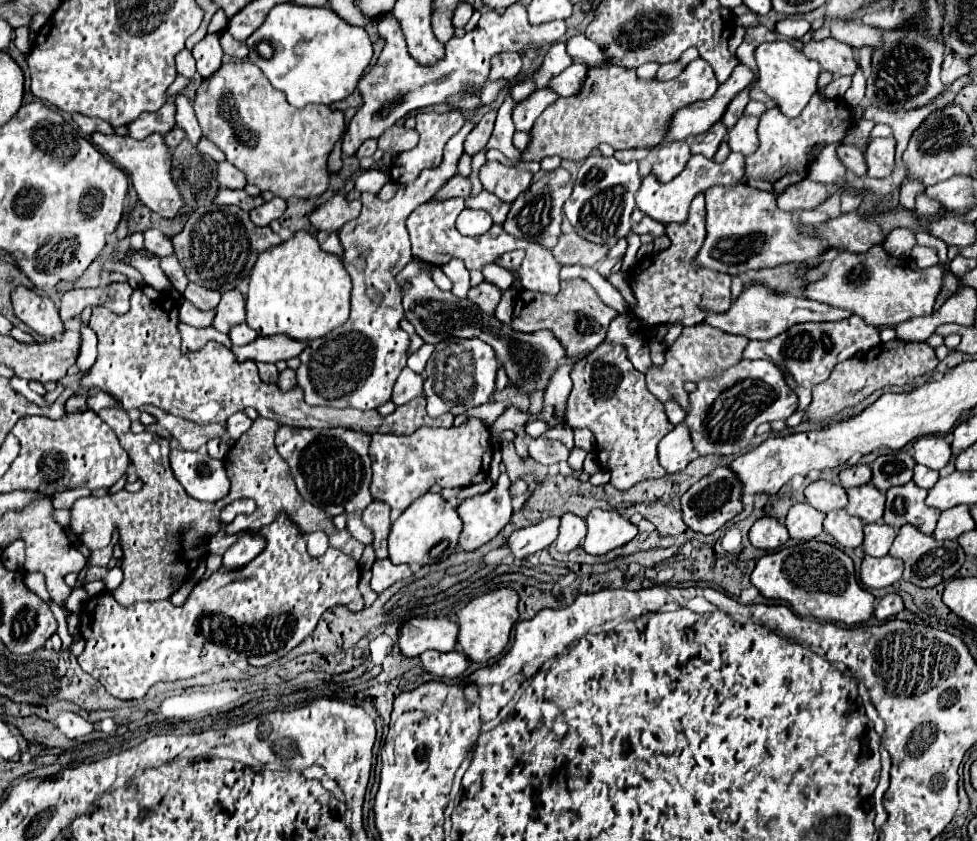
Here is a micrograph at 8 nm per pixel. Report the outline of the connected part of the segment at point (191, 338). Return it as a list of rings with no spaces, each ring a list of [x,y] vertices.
[[[181,322],[179,330],[181,330],[183,350],[185,350],[185,352],[199,350],[199,348],[203,348],[209,340],[217,340],[217,342],[221,342],[225,348],[231,348],[231,346],[233,346],[231,340],[229,340],[229,336],[213,330],[213,326],[209,326],[209,328],[193,328],[193,326],[187,326],[187,324]]]

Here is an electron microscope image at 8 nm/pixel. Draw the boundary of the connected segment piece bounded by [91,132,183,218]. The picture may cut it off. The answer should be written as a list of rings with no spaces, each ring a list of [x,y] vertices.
[[[93,132],[91,142],[95,146],[99,146],[111,158],[111,162],[115,162],[115,166],[119,166],[131,178],[135,192],[139,194],[139,198],[143,200],[143,204],[147,208],[161,214],[163,218],[173,218],[181,210],[183,200],[181,200],[181,194],[179,194],[179,190],[177,190],[177,186],[171,178],[171,152],[163,144],[161,134],[155,132],[155,134],[149,134],[143,140],[137,140],[137,148],[129,146],[131,140],[127,136],[117,136],[117,134]]]

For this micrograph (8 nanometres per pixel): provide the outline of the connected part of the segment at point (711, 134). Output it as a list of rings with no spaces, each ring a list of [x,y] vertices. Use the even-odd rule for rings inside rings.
[[[719,120],[715,122],[705,134],[697,134],[693,138],[693,144],[691,144],[691,152],[693,154],[703,154],[705,158],[713,158],[713,154],[717,152],[721,140],[723,140],[723,134],[727,132],[725,124]]]

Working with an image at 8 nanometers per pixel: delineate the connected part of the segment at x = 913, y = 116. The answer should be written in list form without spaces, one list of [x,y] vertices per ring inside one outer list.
[[[869,106],[863,112],[863,120],[873,120],[875,124],[889,124],[893,128],[893,138],[897,140],[897,150],[895,150],[895,164],[901,164],[901,156],[907,148],[907,142],[913,134],[913,130],[931,114],[935,106],[923,106],[917,110],[899,110],[899,112],[887,112],[887,110],[877,110],[877,106]]]

